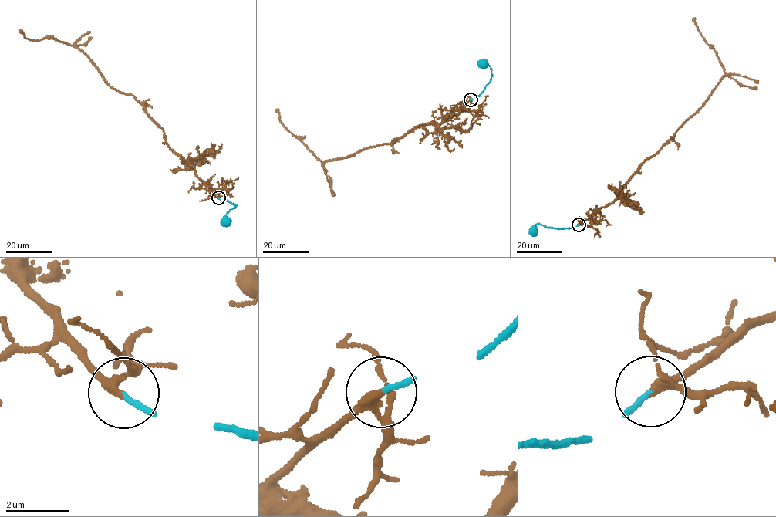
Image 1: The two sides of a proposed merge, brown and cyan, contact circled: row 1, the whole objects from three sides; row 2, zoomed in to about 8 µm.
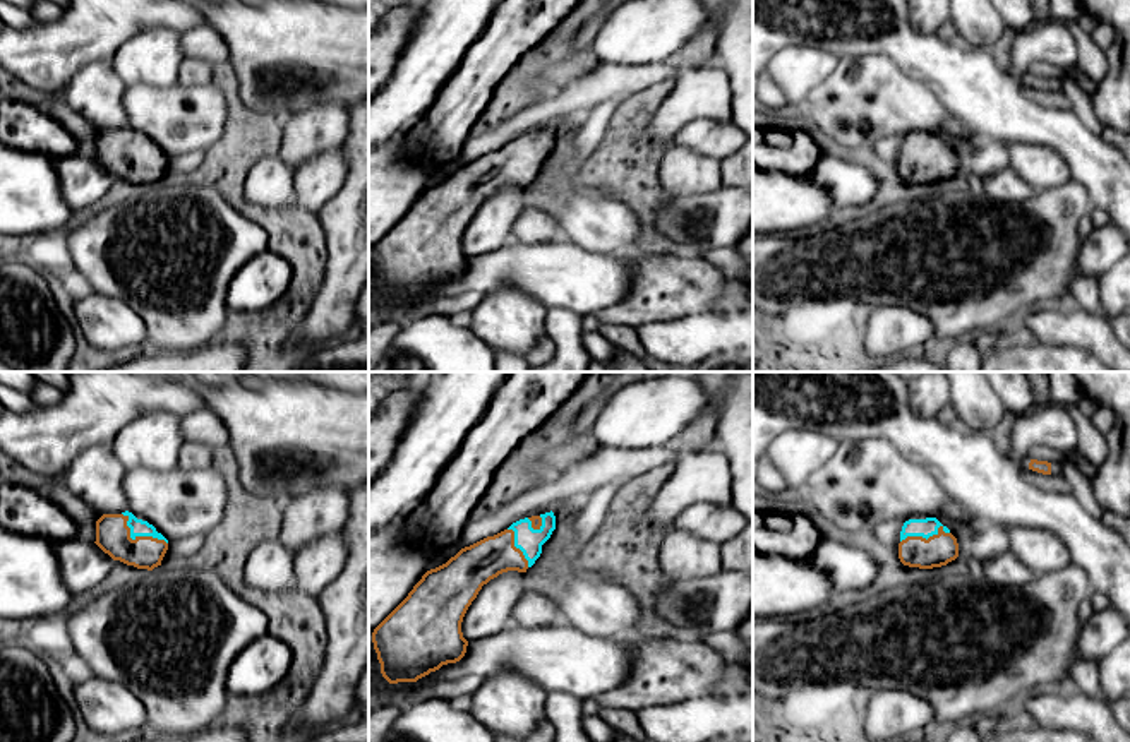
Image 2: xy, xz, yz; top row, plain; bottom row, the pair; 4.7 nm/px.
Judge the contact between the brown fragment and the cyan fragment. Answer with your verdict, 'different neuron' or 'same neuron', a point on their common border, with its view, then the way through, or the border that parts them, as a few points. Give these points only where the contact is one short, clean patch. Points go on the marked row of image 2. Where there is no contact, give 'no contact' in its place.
same neuron; meets brown in xy at (138, 537); runs through xy (112, 533), (126, 538), (138, 537), (138, 526)

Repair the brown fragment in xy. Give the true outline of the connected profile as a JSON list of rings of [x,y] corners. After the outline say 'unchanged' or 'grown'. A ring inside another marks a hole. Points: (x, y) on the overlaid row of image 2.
[[[132,512],[103,514],[96,521],[96,542],[113,560],[153,571],[161,565],[168,540]]] | grown

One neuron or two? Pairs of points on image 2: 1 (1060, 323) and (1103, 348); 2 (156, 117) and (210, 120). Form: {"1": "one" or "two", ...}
{"1": "one", "2": "one"}

